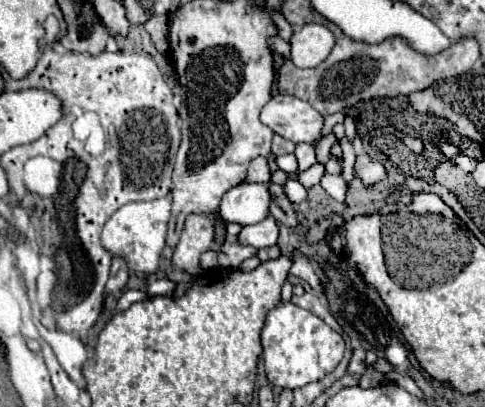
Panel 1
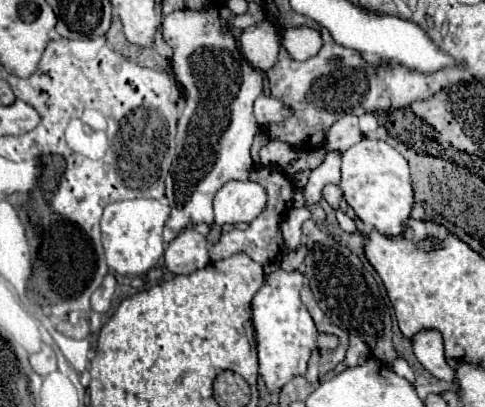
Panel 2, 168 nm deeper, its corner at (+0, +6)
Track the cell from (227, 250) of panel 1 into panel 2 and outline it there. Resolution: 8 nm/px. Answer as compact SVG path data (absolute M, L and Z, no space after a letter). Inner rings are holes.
M254 167L250 177L250 181L256 181L258 185L262 185L266 189L266 195L268 195L268 203L264 207L264 211L250 223L250 227L246 231L240 231L240 229L232 229L230 233L224 233L222 239L210 247L210 259L212 261L220 261L220 259L228 259L236 253L246 253L248 257L252 257L256 263L264 265L264 263L274 263L274 261L280 261L288 249L284 245L284 237L282 237L282 231L280 231L280 223L284 221L286 213L292 209L292 197L296 193L296 187L294 187L294 181L278 167Z

